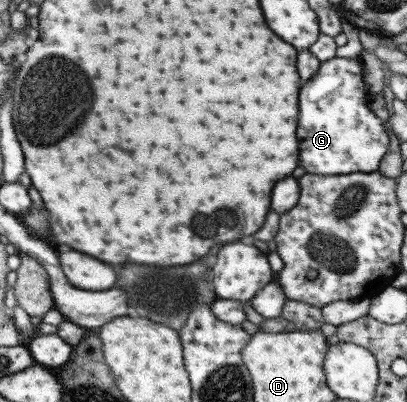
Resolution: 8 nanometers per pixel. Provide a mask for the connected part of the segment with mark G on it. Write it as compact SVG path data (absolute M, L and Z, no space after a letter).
M335 56L329 61L321 62L320 68L307 85L303 85L299 93L299 165L307 173L317 175L339 175L346 173L371 173L379 169L380 161L390 146L391 132L386 122L383 122L369 108L371 94L366 88L363 68L360 58L343 58Z

